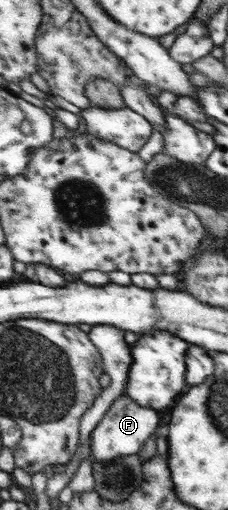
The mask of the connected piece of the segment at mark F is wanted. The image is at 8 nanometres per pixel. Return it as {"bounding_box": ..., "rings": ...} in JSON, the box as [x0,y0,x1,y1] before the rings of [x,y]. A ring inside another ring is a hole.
{"bounding_box":[91,393,165,462],"rings":[[[127,393],[113,401],[109,412],[91,434],[92,462],[115,461],[119,457],[140,454],[147,440],[158,429],[160,420],[165,416],[163,412],[154,408],[141,406],[134,398],[128,397]]]}

